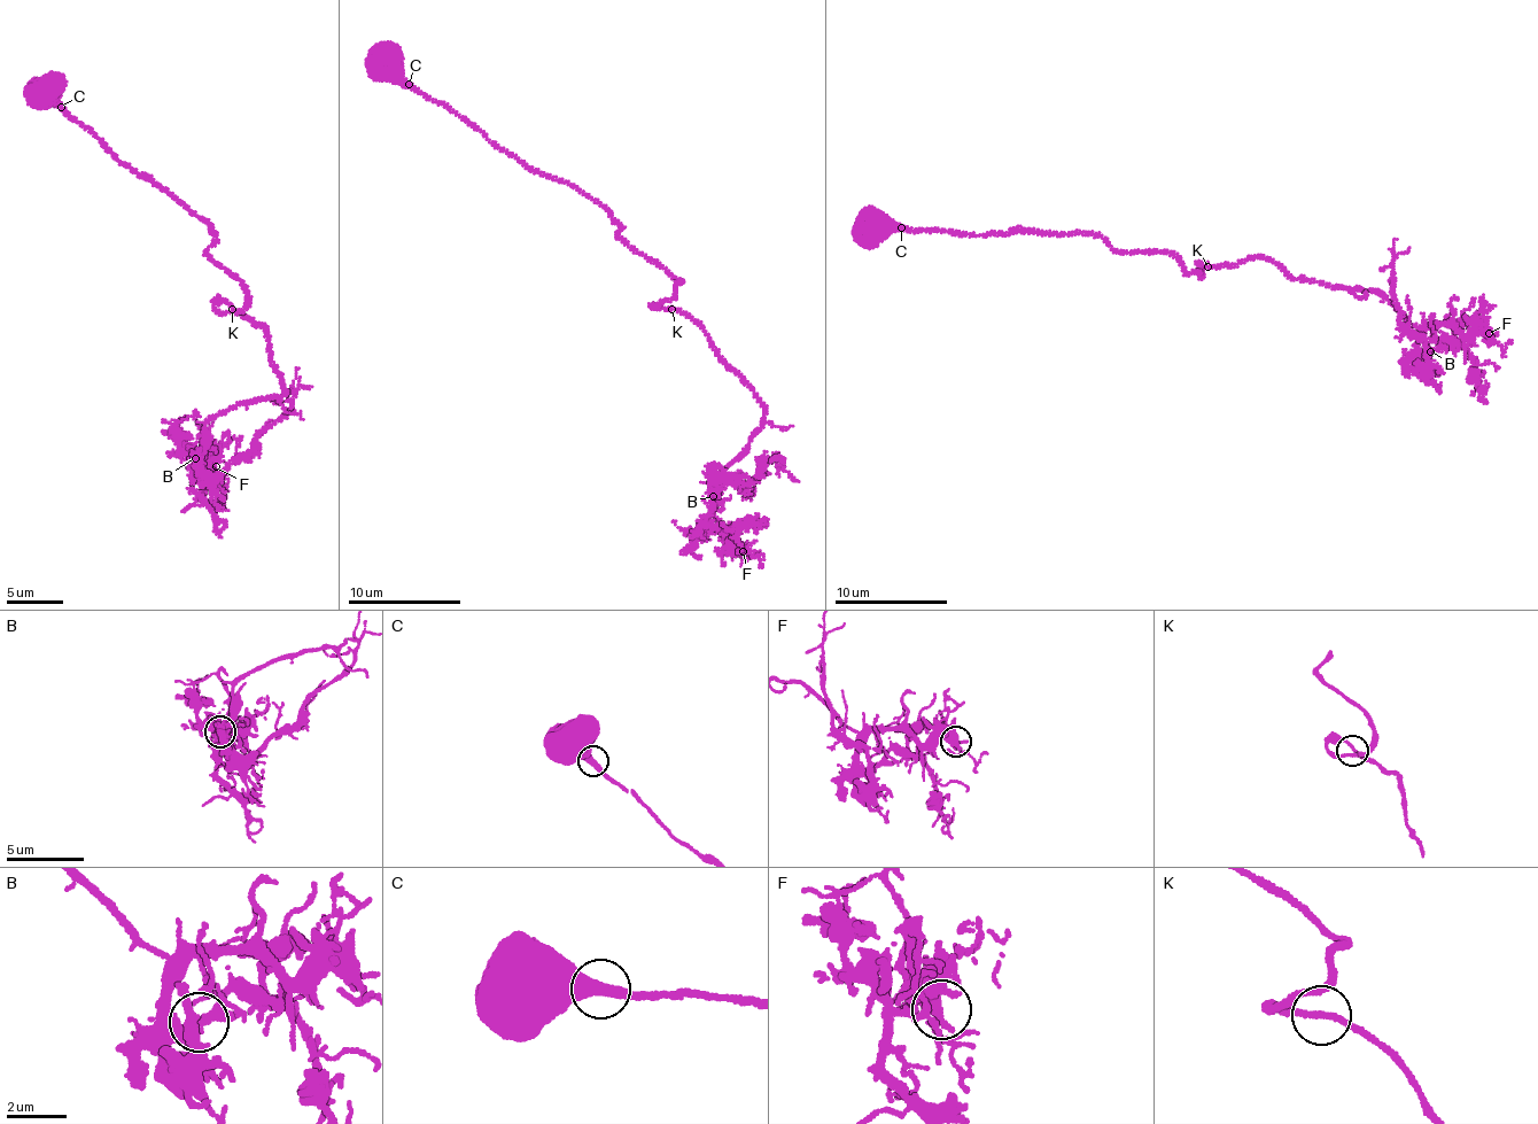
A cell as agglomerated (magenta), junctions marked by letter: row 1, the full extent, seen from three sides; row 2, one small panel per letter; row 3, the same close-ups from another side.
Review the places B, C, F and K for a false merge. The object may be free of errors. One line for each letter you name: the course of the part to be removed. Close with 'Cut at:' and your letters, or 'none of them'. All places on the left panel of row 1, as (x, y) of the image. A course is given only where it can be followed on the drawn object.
Cut at: none of them

